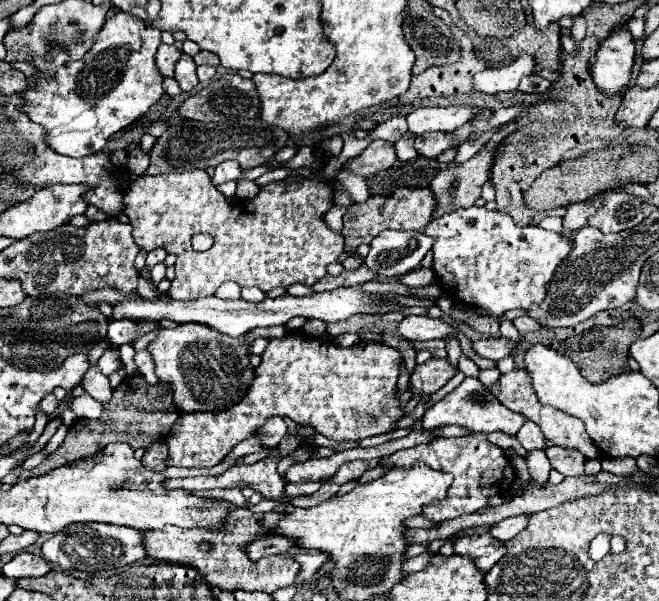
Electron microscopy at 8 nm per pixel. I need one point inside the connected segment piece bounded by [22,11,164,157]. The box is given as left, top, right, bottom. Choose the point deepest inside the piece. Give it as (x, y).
(86, 101)

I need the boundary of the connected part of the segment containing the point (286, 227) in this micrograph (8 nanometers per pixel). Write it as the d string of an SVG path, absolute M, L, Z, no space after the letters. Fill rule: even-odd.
M196 169L138 177L124 193L124 213L130 217L134 241L140 249L150 251L162 245L168 253L176 253L176 277L168 291L170 299L189 301L212 296L224 281L270 291L294 283L312 287L324 279L320 285L314 285L312 291L332 291L336 287L350 287L376 279L376 273L368 267L344 271L340 277L328 275L326 267L344 253L342 235L334 233L322 221L322 215L334 205L333 193L333 188L322 181L276 181L264 185L254 199L228 205L224 195L212 185L208 173ZM194 233L210 233L214 239L212 249L194 251L190 243Z

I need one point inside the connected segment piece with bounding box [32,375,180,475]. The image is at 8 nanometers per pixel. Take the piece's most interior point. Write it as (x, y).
(139, 414)

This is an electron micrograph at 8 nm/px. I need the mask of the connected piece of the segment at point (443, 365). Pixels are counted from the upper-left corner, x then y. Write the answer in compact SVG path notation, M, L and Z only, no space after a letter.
M428 359L422 365L416 365L416 369L410 375L408 389L412 395L426 397L434 391L438 391L446 381L450 381L456 375L456 369L450 367L448 359Z

